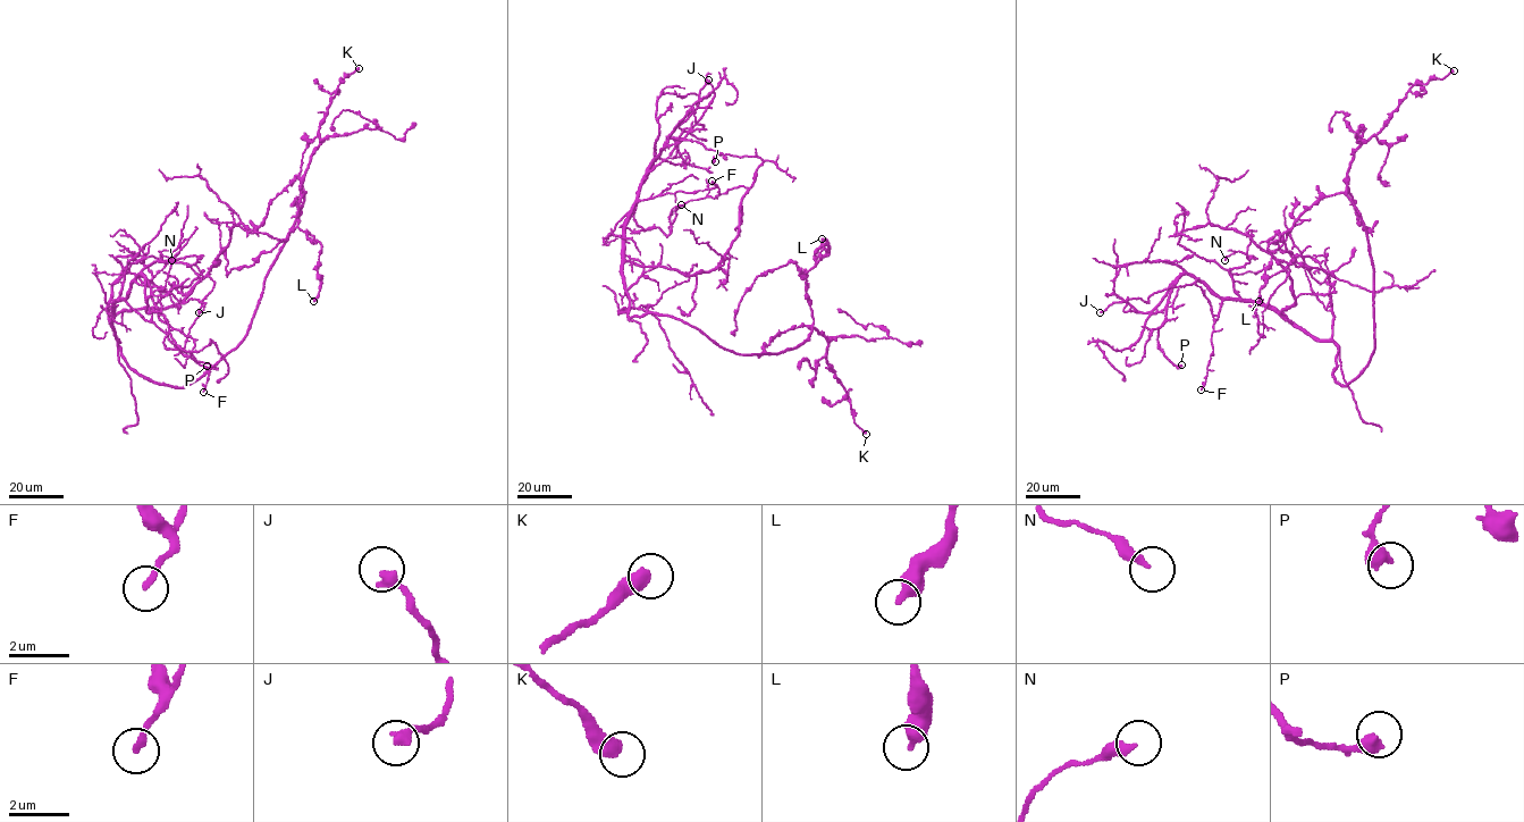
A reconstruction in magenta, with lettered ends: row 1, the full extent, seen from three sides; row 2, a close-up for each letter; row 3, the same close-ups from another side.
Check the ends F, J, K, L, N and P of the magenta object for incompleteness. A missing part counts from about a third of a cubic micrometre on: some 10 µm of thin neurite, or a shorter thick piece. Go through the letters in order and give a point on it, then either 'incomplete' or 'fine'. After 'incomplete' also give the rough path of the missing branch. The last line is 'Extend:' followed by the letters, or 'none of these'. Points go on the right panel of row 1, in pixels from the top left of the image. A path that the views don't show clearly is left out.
F: at (1201, 389); fine
J: at (1100, 312); fine
K: at (1454, 70); fine
L: at (1259, 301); fine
N: at (1224, 260); fine
P: at (1181, 365); fine
Extend: none of these

